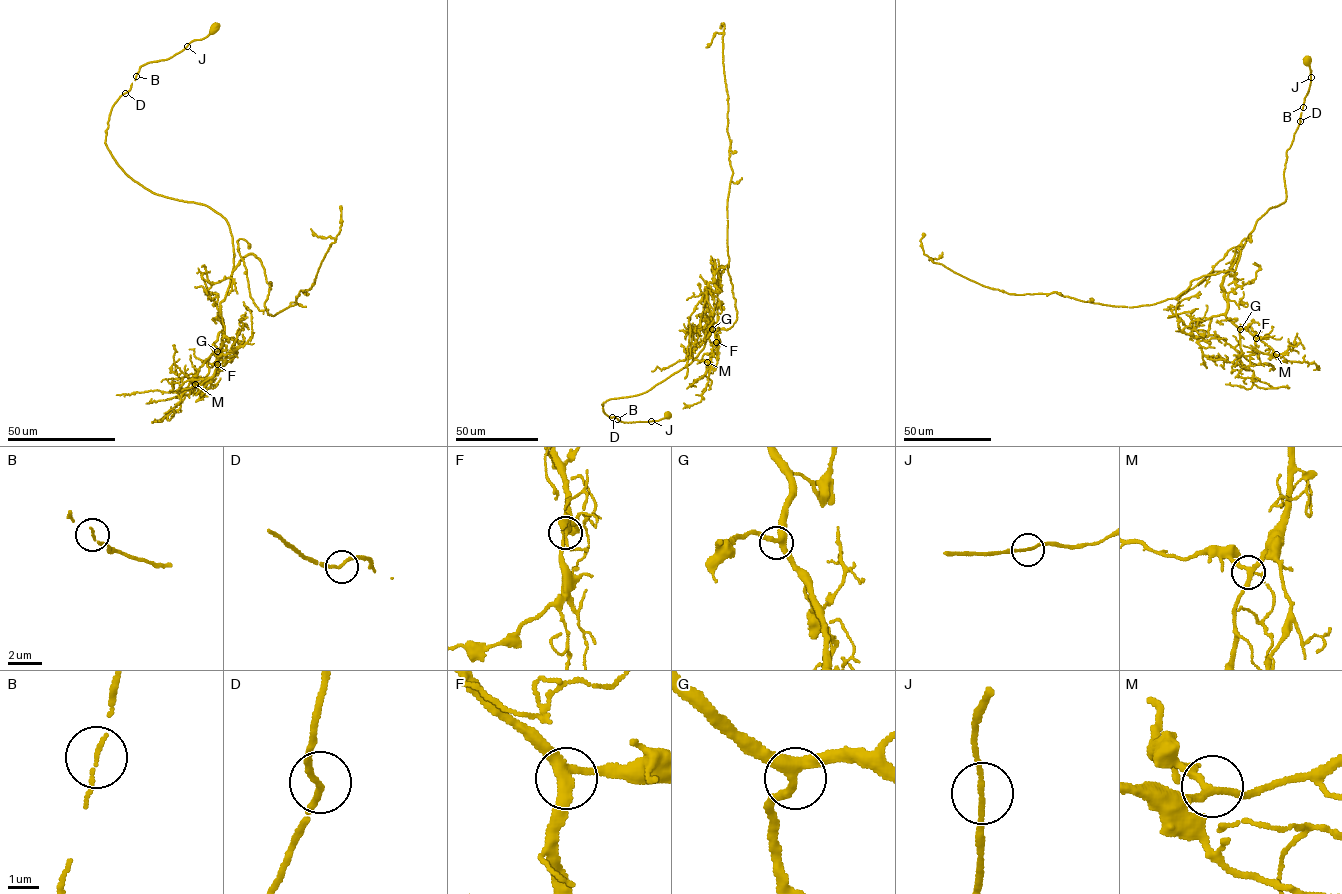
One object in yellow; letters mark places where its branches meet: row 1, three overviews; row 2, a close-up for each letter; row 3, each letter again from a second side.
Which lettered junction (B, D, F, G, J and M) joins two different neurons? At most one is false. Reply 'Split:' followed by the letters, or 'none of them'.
Split: none of them

